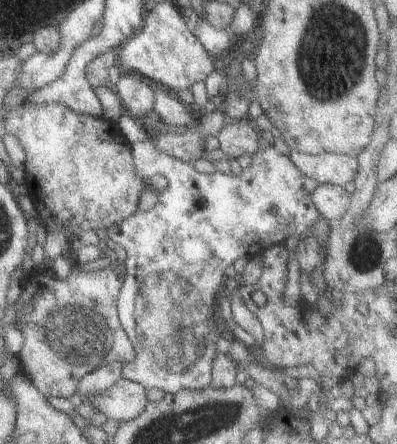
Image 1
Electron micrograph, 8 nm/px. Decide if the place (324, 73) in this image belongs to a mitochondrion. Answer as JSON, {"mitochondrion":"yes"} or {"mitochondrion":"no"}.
{"mitochondrion":"yes"}

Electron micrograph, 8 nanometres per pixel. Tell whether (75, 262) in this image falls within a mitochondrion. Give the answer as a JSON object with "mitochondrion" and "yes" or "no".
{"mitochondrion":"no"}

